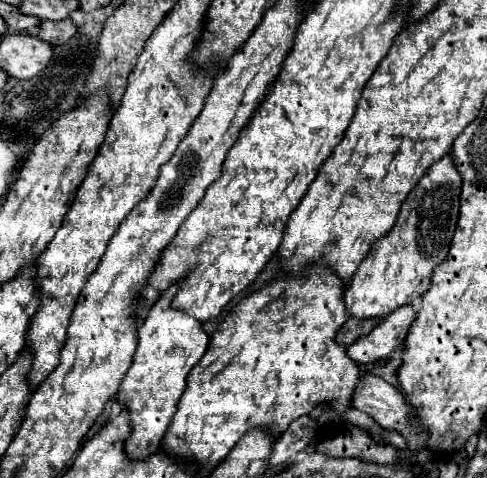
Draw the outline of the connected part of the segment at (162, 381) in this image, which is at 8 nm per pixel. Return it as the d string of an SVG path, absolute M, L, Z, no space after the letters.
M176 287L166 289L160 299L148 309L144 323L138 327L138 347L128 373L116 393L116 401L130 417L130 433L124 441L124 451L130 459L146 459L156 453L160 437L168 421L176 413L176 405L186 387L186 375L206 351L208 335L200 321L170 307Z

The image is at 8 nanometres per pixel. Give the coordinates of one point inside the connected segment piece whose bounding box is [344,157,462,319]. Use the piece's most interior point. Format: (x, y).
(399, 269)

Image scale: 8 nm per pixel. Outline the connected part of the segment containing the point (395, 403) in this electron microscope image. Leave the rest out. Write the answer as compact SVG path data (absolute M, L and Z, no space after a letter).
M364 373L360 377L360 381L350 397L350 407L356 407L356 409L368 413L384 429L394 429L404 435L404 429L408 427L408 405L404 405L404 397L400 397L400 391L394 385L386 383L384 379L376 377L374 373Z

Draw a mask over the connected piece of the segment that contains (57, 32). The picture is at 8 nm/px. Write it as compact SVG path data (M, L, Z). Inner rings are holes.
M66 19L66 21L42 21L38 29L38 37L50 45L64 45L78 33L78 27Z

